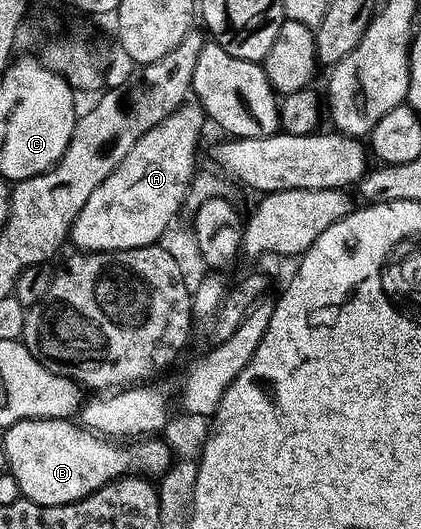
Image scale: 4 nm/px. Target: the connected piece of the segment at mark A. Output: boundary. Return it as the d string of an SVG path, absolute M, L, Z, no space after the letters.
M184 103L157 127L147 129L131 153L87 197L87 205L79 209L69 239L78 252L122 251L136 247L152 247L187 203L189 188L195 177L195 161L199 133L206 122L204 108L197 103Z

